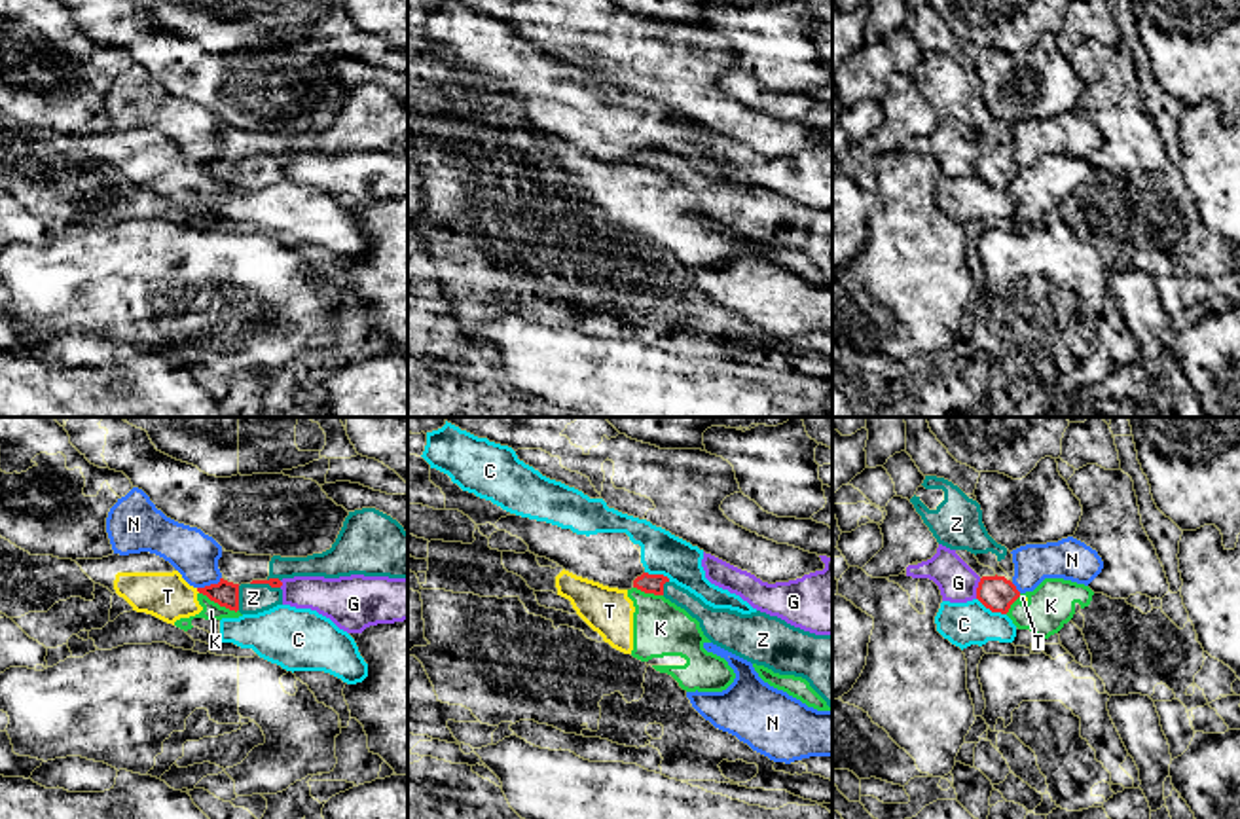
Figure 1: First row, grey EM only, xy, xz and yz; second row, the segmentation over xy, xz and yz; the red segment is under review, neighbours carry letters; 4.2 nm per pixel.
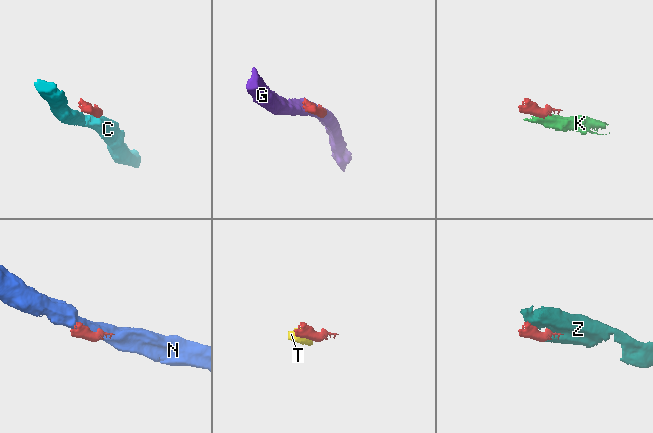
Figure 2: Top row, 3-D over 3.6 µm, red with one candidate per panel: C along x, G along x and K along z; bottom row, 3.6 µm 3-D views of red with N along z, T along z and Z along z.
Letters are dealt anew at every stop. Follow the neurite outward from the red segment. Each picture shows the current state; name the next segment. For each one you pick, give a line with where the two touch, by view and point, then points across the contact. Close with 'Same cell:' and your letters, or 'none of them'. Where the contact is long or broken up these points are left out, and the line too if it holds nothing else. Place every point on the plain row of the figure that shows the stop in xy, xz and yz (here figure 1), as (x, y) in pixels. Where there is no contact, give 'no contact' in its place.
Z: xy (237, 173)
Same cell: Z

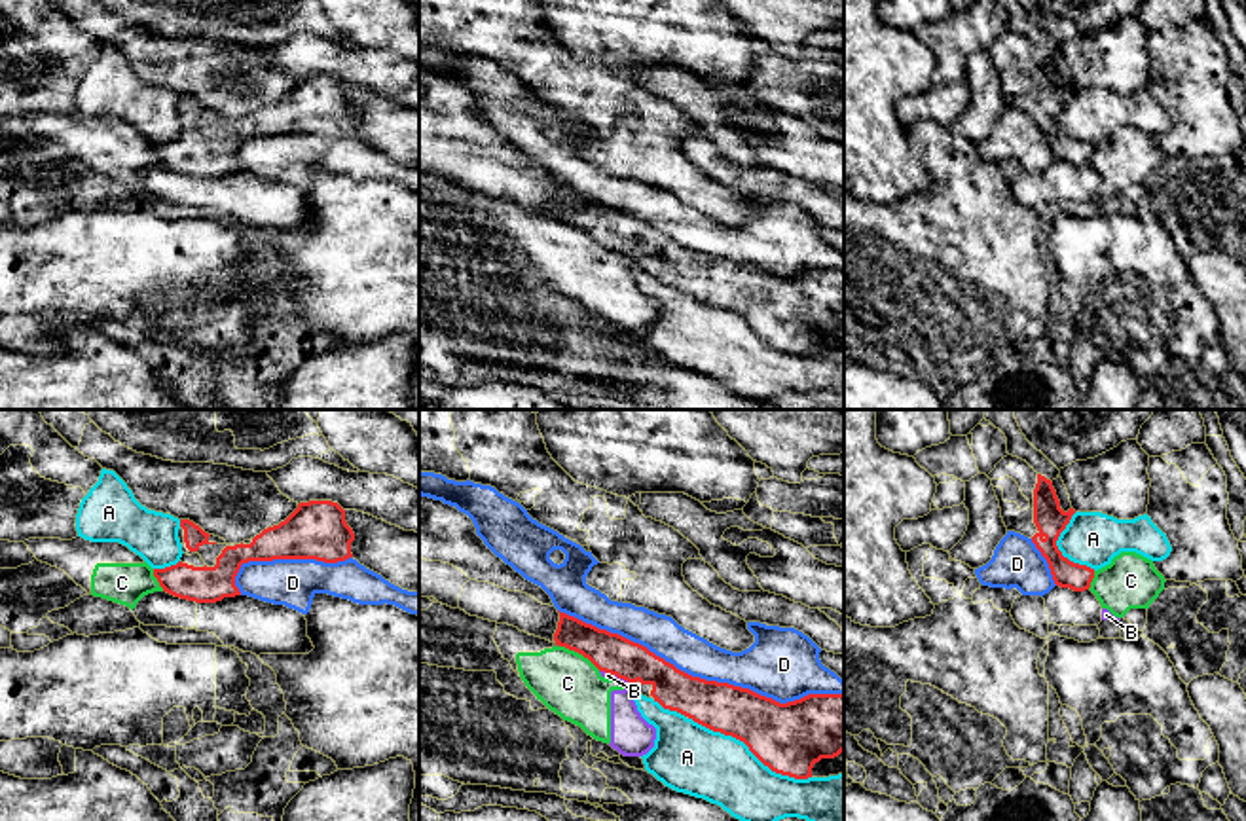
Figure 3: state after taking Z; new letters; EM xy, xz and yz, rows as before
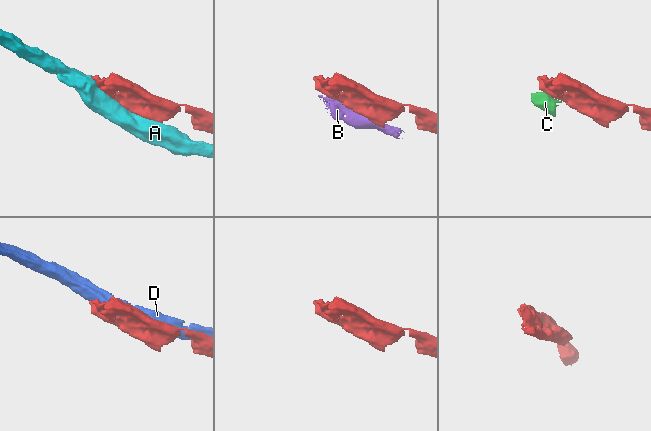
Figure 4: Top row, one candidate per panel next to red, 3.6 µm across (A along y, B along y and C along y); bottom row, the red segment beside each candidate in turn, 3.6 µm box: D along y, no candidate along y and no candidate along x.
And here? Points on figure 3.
Same cell: none of them

